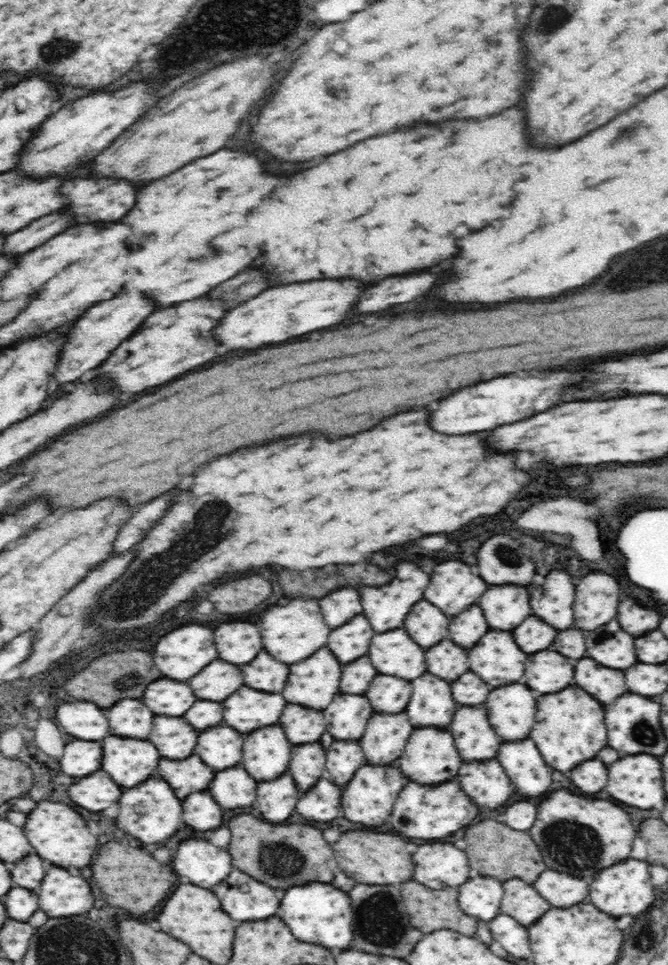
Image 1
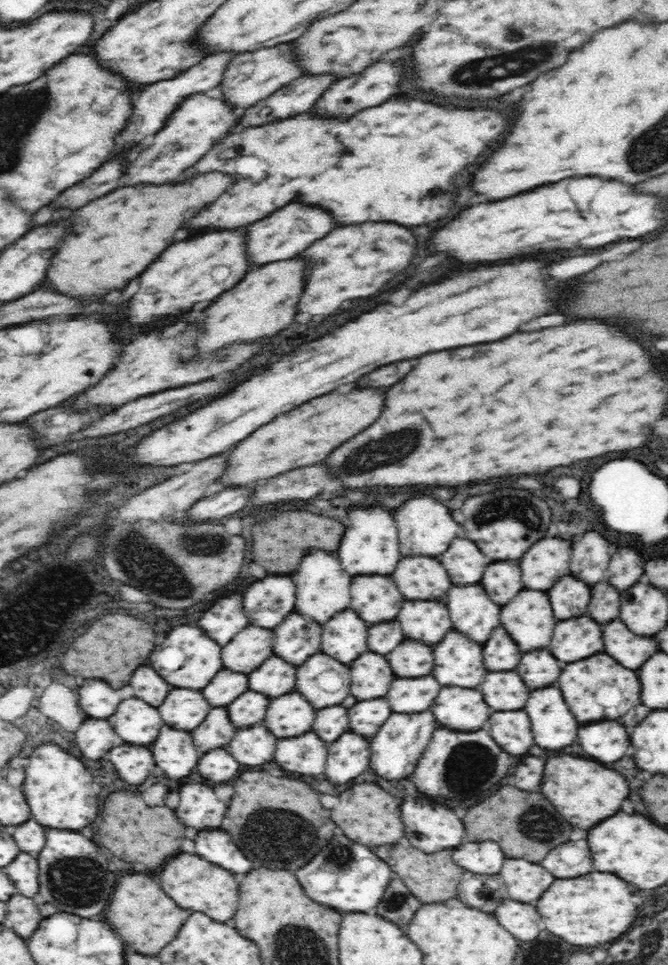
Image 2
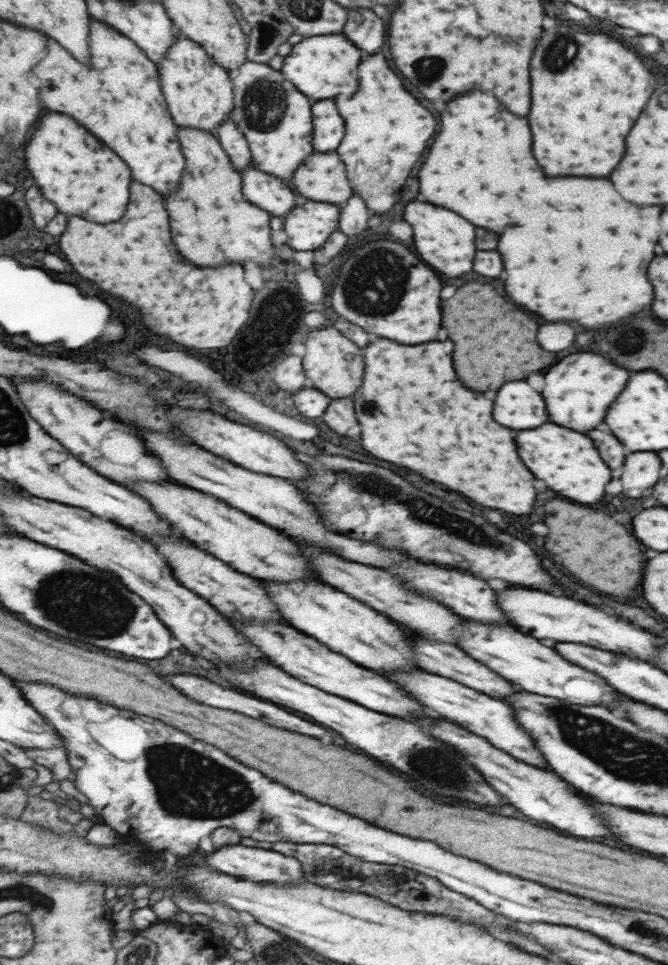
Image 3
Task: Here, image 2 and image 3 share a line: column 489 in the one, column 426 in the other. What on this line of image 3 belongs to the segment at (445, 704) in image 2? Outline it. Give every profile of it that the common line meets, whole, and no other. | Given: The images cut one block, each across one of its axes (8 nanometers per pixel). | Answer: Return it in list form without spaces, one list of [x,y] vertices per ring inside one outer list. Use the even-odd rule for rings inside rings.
[[[247,624],[243,626],[243,634],[273,660],[277,662],[285,672],[299,680],[307,680],[307,684],[315,684],[317,688],[323,688],[325,692],[335,692],[337,696],[347,696],[347,700],[355,700],[355,704],[363,704],[365,708],[375,708],[375,712],[383,712],[389,716],[399,718],[431,718],[429,710],[421,706],[417,700],[413,700],[403,688],[389,682],[387,678],[365,670],[357,666],[353,660],[349,660],[343,654],[331,652],[325,644],[317,642],[311,636],[301,634],[295,628],[289,626],[273,626],[273,624]]]

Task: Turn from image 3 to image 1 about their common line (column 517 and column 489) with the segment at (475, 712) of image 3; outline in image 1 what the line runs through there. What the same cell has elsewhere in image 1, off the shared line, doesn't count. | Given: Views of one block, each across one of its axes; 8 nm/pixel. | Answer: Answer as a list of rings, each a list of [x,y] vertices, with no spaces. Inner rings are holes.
[[[460,708],[450,724],[462,762],[492,760],[500,750],[500,740],[488,720],[486,708]]]

